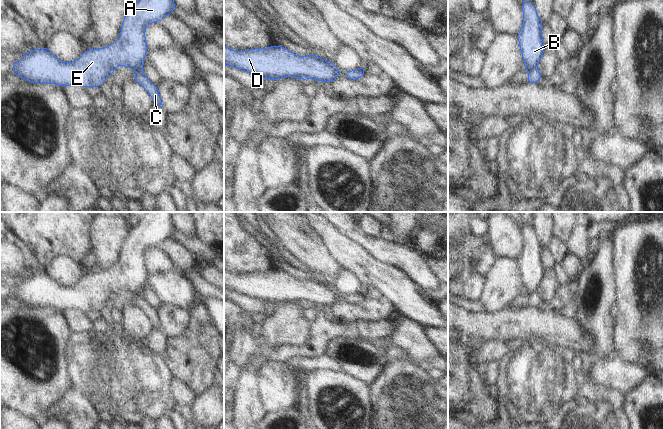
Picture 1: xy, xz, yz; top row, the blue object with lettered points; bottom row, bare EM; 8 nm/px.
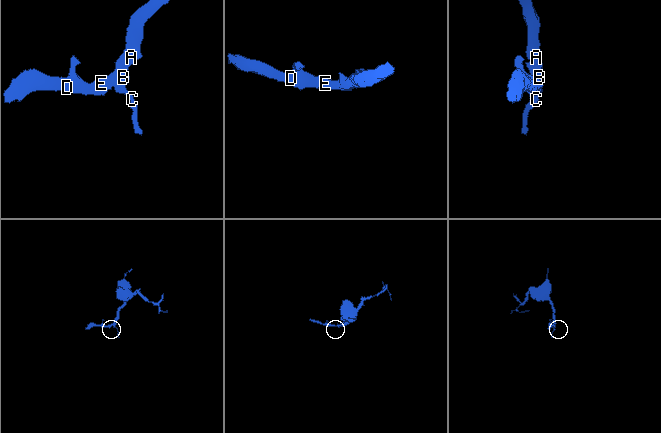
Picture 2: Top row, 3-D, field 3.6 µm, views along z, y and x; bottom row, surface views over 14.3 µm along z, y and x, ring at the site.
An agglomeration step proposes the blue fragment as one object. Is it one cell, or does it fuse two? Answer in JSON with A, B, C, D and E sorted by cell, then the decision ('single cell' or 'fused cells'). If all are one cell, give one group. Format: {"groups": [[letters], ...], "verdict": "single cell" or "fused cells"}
{"groups": [["A", "B", "D", "E"], ["C"]], "verdict": "fused cells"}

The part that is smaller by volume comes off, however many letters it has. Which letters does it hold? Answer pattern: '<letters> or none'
C

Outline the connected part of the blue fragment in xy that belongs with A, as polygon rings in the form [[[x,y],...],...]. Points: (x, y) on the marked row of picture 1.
[[[137,0],[126,14],[120,37],[110,46],[102,49],[90,49],[74,62],[66,63],[59,60],[47,47],[24,53],[23,58],[11,63],[13,74],[28,82],[39,84],[57,84],[59,86],[81,85],[84,87],[100,87],[108,75],[121,65],[133,70],[142,70],[144,58],[148,50],[145,39],[145,28],[149,23],[160,22],[165,16],[172,14],[176,8],[173,0]]]

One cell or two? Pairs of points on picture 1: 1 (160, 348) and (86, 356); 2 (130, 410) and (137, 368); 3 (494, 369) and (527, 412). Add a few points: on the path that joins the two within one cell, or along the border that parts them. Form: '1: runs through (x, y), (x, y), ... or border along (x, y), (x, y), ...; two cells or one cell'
1: border along (146, 347), (162, 355); two cells
2: runs through (130, 400), (130, 381), (132, 378); one cell
3: border along (500, 361), (500, 374), (496, 384); two cells

